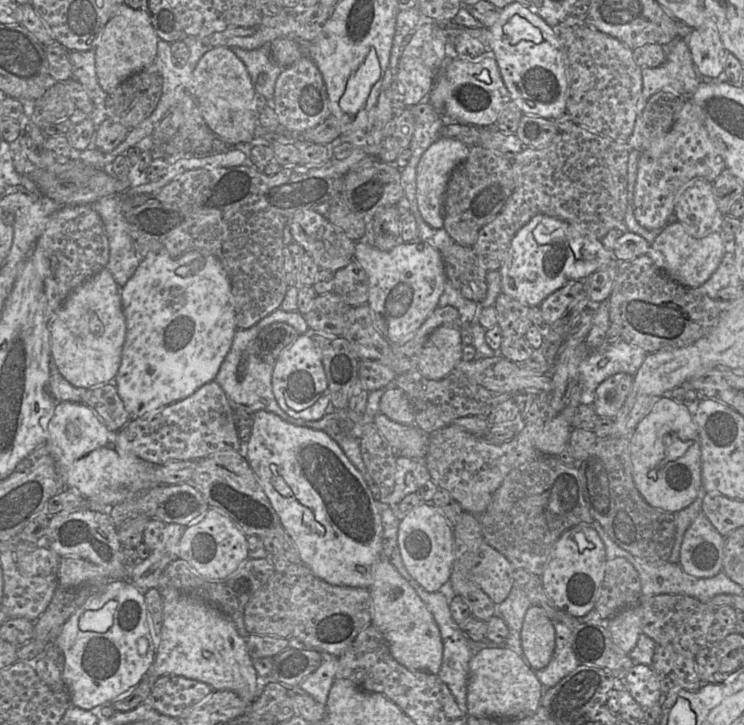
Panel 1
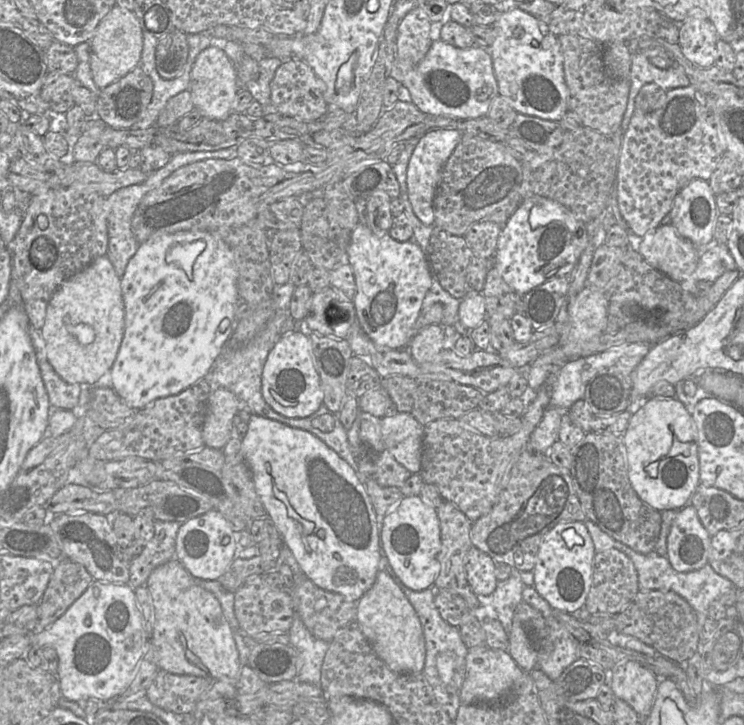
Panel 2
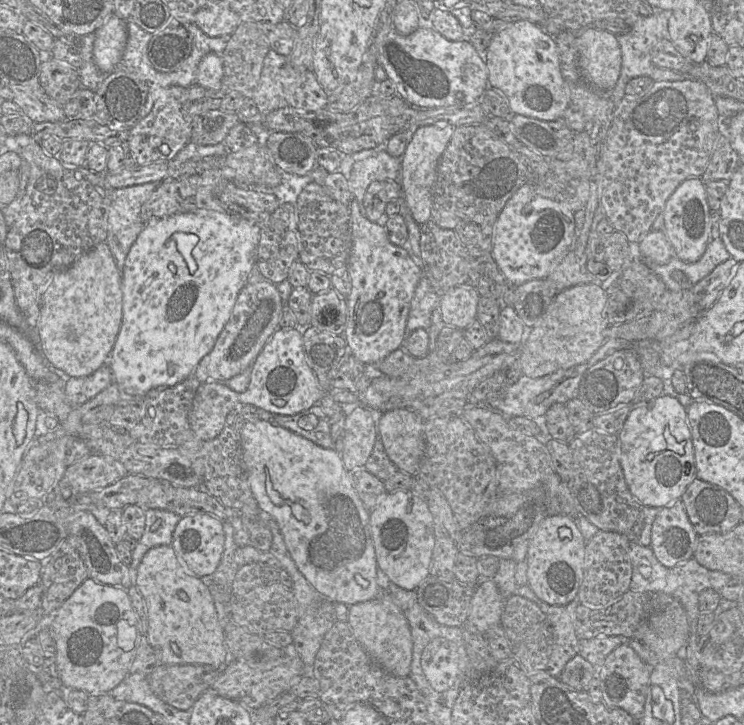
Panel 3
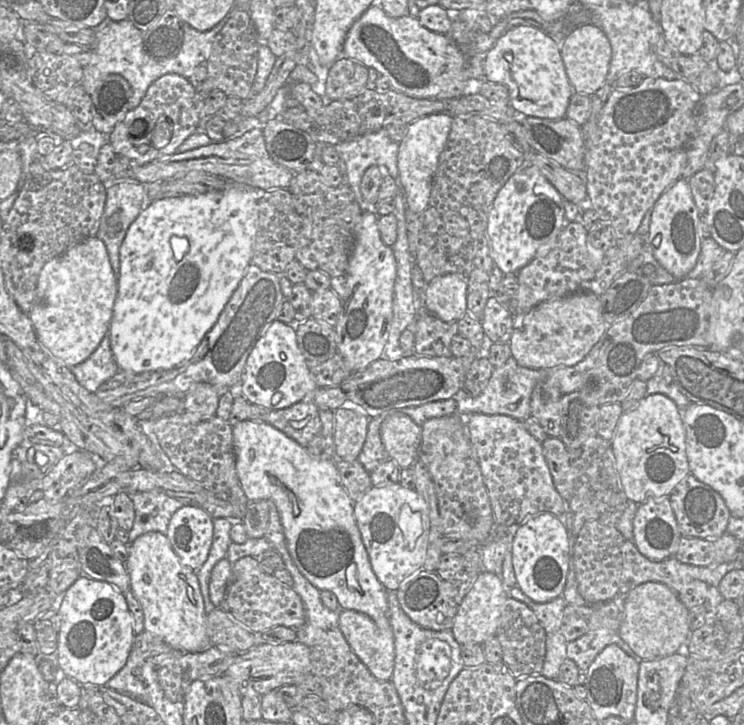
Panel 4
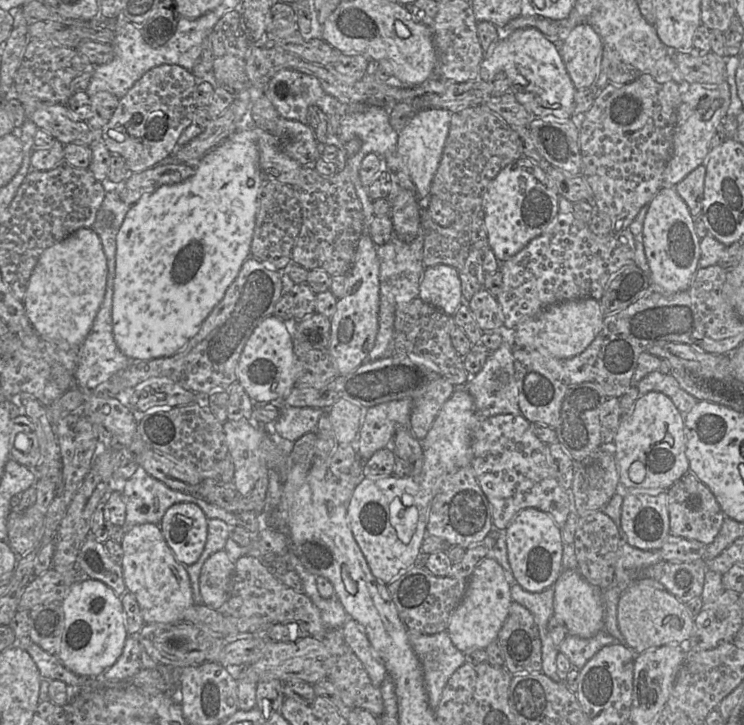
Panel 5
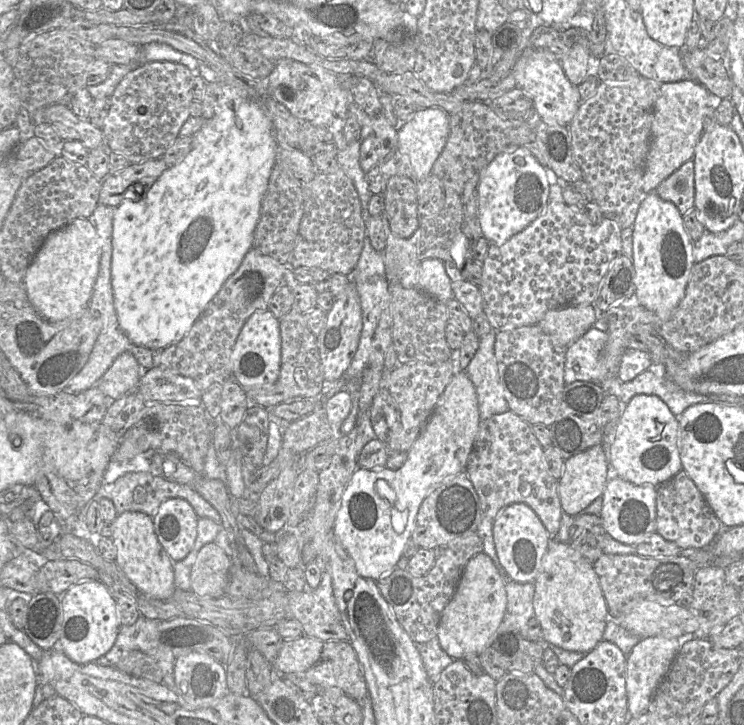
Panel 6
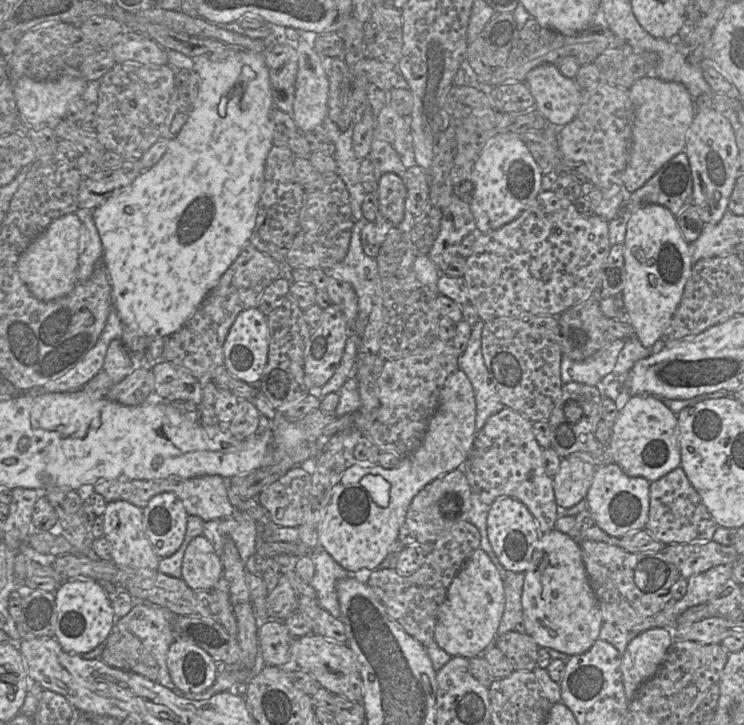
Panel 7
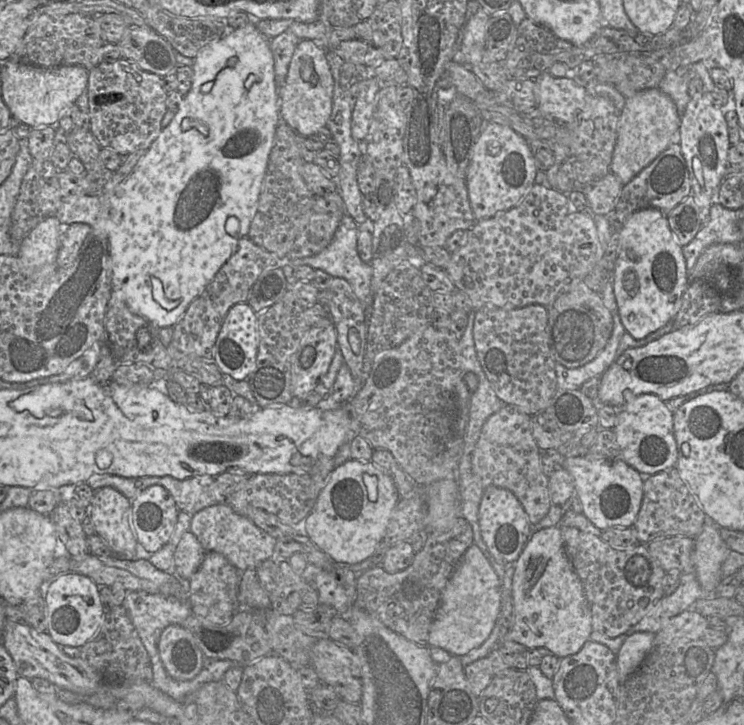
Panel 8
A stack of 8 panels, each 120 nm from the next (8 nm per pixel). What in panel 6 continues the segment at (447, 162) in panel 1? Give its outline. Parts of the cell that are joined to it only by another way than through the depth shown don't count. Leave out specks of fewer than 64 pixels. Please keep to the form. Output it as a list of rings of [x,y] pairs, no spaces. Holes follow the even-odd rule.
[[[440,108],[416,109],[407,121],[399,124],[398,150],[416,181],[424,180],[431,174],[433,165],[445,146],[448,134],[449,115]]]

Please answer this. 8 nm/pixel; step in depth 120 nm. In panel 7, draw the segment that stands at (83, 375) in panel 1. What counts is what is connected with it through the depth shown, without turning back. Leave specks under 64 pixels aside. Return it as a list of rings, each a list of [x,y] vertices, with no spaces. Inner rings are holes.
[[[75,213],[65,214],[53,220],[19,256],[16,266],[20,278],[38,300],[56,300],[77,285],[80,227]]]

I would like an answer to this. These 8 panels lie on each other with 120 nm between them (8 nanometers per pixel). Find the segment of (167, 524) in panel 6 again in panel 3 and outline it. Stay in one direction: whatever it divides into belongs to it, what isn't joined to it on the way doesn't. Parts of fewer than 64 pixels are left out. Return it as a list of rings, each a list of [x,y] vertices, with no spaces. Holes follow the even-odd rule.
[[[194,514],[181,517],[173,532],[171,546],[183,566],[187,566],[198,577],[206,577],[216,571],[223,555],[224,544],[223,521],[208,514]]]

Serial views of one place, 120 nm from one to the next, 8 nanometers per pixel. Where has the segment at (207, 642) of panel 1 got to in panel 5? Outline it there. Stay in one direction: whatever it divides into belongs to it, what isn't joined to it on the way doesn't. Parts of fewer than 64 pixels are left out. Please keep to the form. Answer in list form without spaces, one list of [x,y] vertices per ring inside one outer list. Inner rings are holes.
[[[138,524],[125,533],[121,542],[123,559],[120,564],[128,592],[138,602],[144,623],[172,624],[180,621],[180,614],[193,602],[193,594],[186,567],[179,563],[167,545],[159,525]]]

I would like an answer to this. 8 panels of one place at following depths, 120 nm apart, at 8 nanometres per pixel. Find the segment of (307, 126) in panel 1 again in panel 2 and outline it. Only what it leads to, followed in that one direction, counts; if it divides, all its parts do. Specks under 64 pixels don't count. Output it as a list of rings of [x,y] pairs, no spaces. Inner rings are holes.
[[[290,58],[283,60],[271,82],[271,101],[277,113],[302,121],[322,120],[328,104],[324,99],[326,86],[303,60]]]

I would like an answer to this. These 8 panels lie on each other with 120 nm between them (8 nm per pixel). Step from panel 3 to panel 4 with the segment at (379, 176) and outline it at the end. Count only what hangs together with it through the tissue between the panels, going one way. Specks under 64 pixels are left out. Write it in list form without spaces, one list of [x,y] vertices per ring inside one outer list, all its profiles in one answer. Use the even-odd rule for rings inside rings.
[[[386,129],[361,135],[336,146],[336,151],[345,164],[345,181],[354,193],[361,214],[372,208],[361,194],[364,172],[375,165],[380,167],[383,178],[390,175],[398,179],[398,148],[399,144],[389,138]]]

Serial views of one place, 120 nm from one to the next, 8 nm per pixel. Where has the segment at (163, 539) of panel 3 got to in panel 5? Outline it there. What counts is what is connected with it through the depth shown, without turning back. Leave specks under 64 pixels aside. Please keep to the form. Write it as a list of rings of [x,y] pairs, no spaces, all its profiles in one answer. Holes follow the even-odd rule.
[[[149,474],[144,477],[131,477],[127,479],[124,483],[121,494],[126,504],[126,519],[124,525],[122,526],[125,533],[138,524],[153,523],[159,525],[167,509],[172,505],[181,502],[196,504],[202,509],[208,519],[220,519],[227,523],[230,527],[238,525],[235,513],[217,507],[207,502],[199,495],[191,495],[189,493],[174,490]]]

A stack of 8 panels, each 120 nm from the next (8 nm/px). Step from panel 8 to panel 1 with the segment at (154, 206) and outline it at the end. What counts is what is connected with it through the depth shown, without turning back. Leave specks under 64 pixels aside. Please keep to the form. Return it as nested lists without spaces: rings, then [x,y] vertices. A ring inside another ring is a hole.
[[[198,250],[188,251],[178,257],[172,257],[165,252],[150,253],[141,259],[134,274],[121,288],[121,301],[126,321],[126,335],[121,364],[113,383],[131,419],[144,416],[166,405],[185,399],[204,384],[215,380],[220,366],[231,348],[237,330],[231,283],[218,258],[213,255],[204,254]]]

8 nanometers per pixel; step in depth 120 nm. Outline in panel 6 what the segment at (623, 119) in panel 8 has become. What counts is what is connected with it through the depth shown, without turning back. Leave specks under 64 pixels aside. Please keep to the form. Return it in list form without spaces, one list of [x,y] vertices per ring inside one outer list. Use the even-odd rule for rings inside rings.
[[[694,79],[660,85],[659,96],[653,109],[650,145],[643,169],[642,192],[650,193],[655,191],[664,179],[677,170],[683,163],[693,159],[695,147],[704,132],[704,117],[710,110],[716,110],[717,100],[720,99],[718,96],[711,95],[702,84]]]

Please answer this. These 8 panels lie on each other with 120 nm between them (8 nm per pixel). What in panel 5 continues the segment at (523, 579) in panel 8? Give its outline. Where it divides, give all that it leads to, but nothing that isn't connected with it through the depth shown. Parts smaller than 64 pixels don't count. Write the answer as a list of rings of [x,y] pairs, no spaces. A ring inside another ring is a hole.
[[[563,569],[554,584],[554,615],[561,619],[569,635],[590,638],[604,630],[602,591],[590,584],[578,570]]]

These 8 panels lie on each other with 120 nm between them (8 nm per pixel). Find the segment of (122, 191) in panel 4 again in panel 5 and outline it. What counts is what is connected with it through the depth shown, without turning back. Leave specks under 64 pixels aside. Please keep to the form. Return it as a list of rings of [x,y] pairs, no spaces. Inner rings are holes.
[[[110,183],[106,185],[106,191],[92,229],[101,240],[107,258],[107,267],[110,267],[109,276],[115,276],[116,236],[130,205],[121,199],[118,189],[114,189]]]

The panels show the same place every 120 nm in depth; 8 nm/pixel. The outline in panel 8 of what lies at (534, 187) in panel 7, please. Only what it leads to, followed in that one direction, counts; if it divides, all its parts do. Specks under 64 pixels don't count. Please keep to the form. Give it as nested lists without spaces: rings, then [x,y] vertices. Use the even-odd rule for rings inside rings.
[[[487,122],[475,144],[466,173],[470,205],[476,221],[515,207],[535,183],[537,166],[528,141],[512,128]]]

